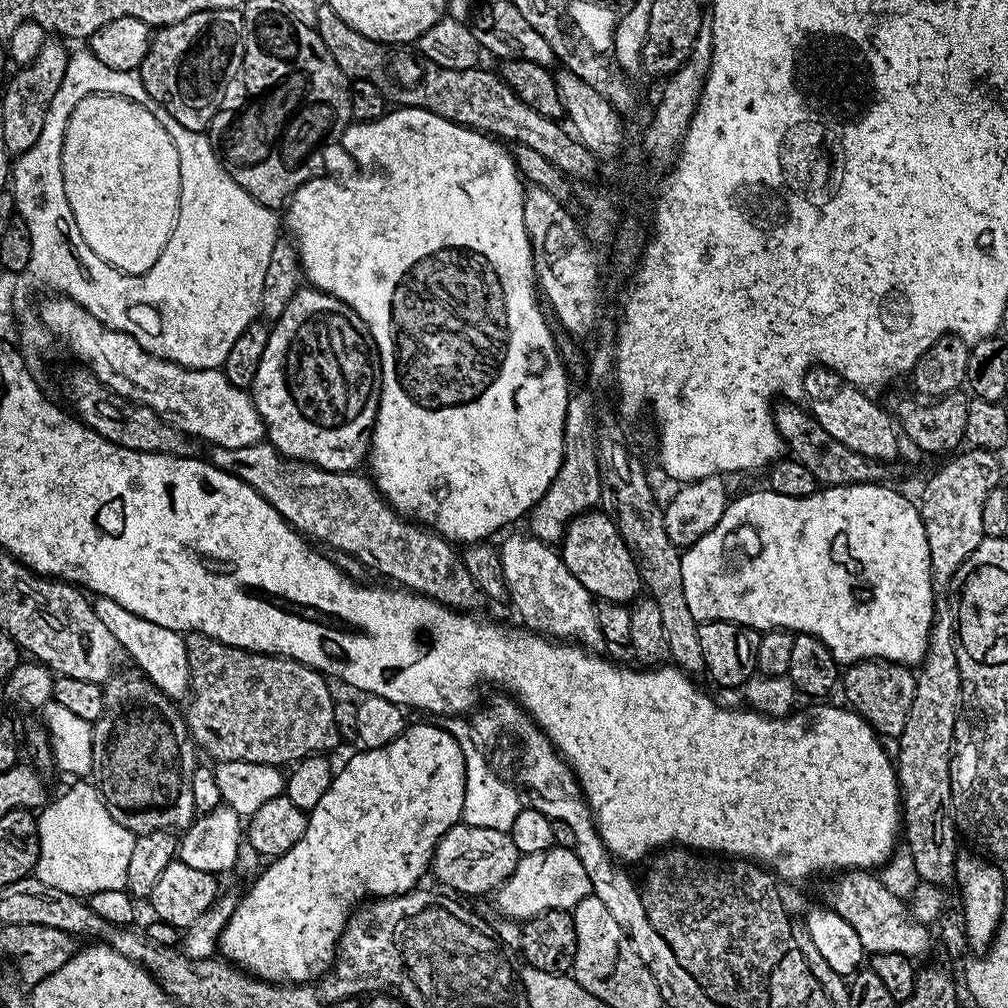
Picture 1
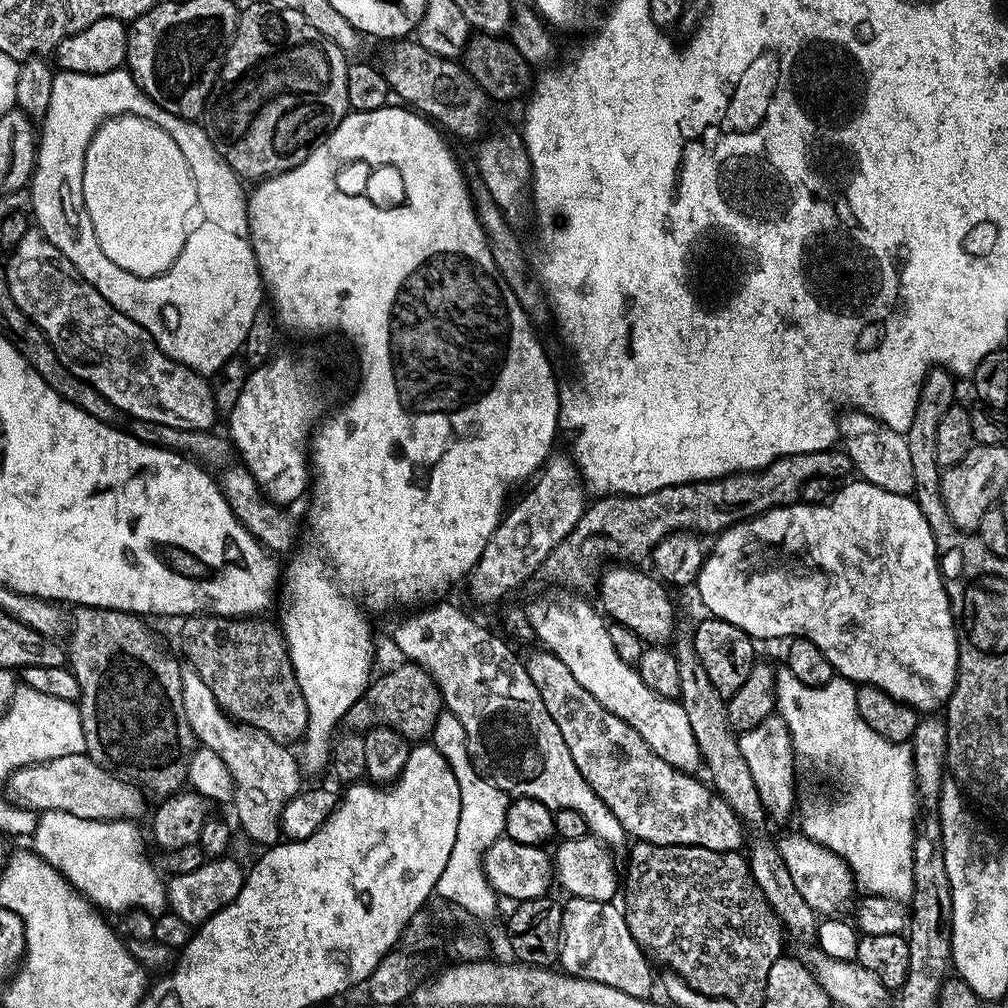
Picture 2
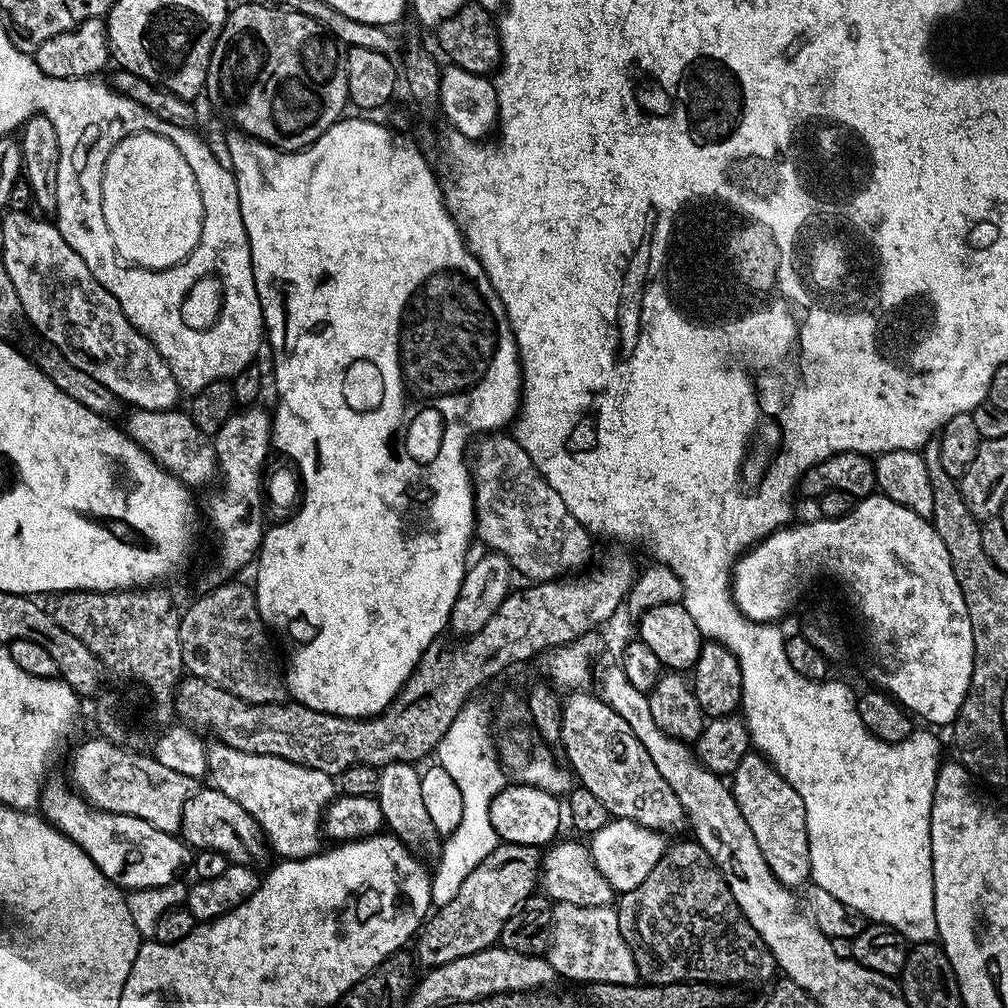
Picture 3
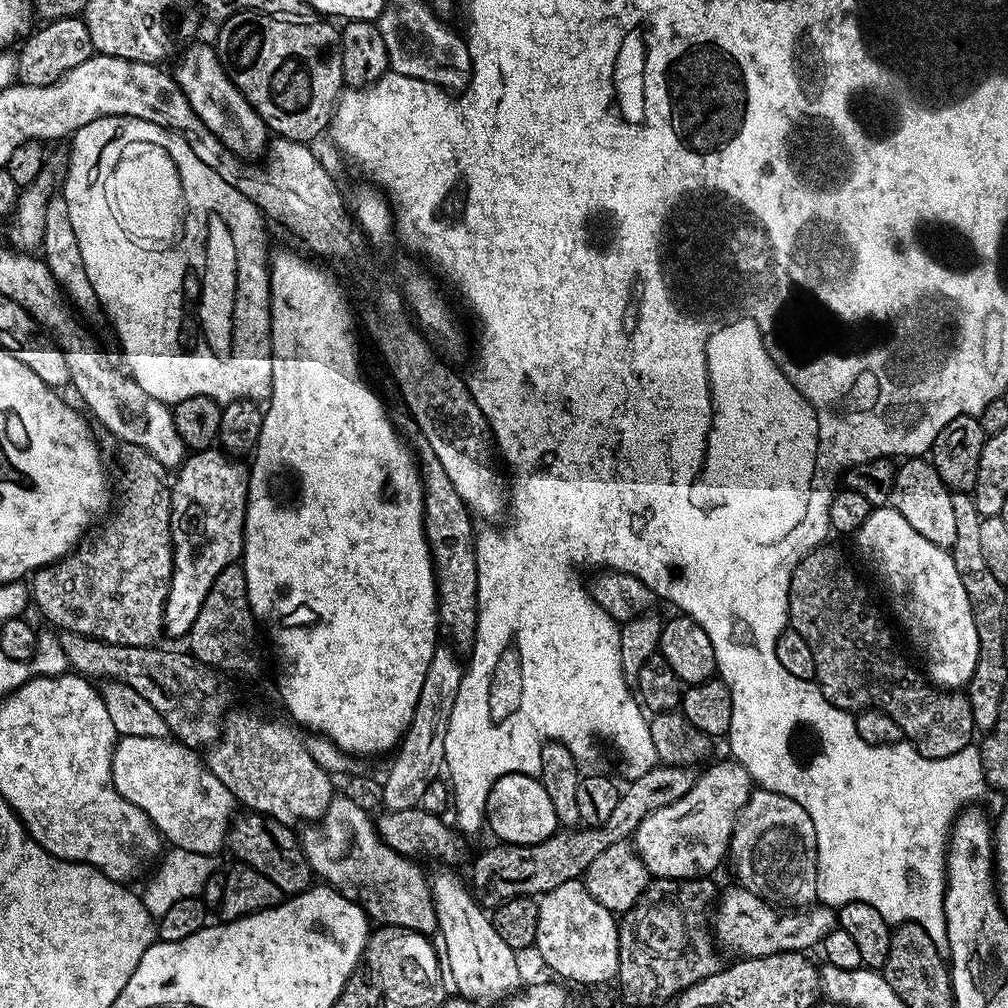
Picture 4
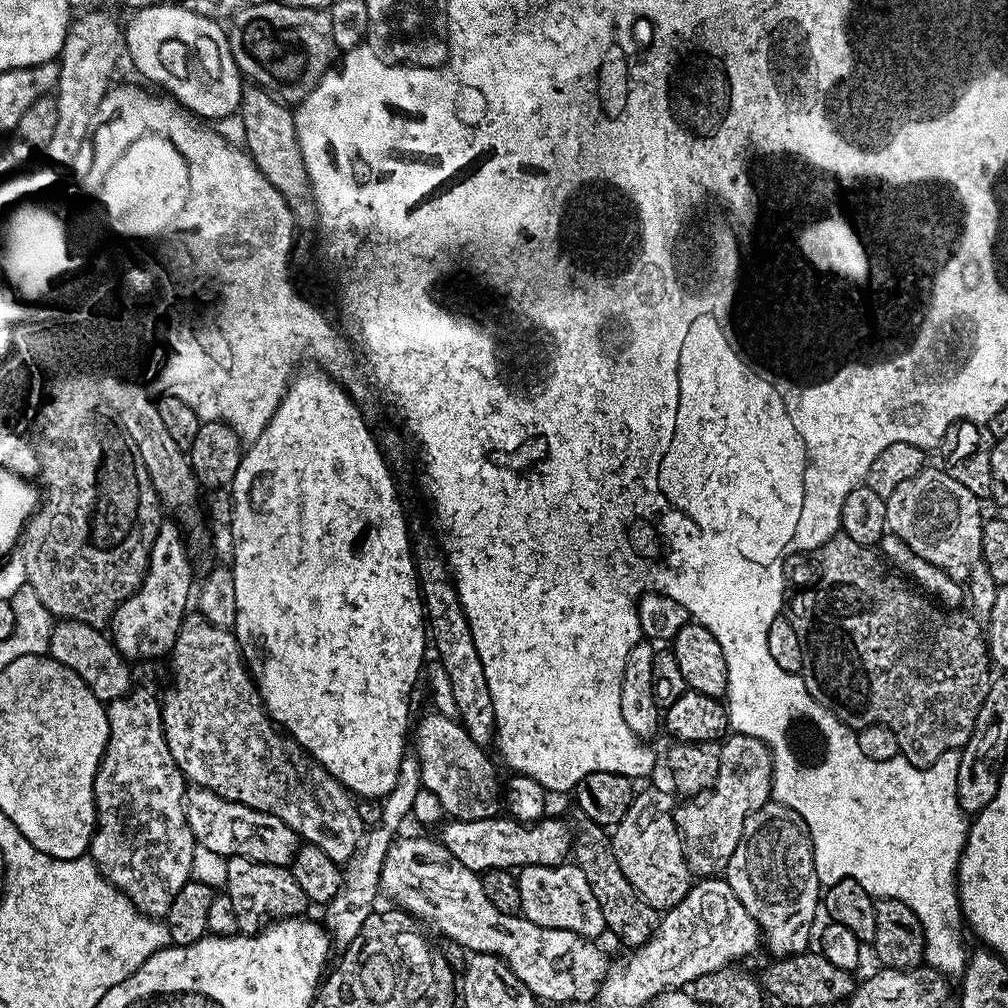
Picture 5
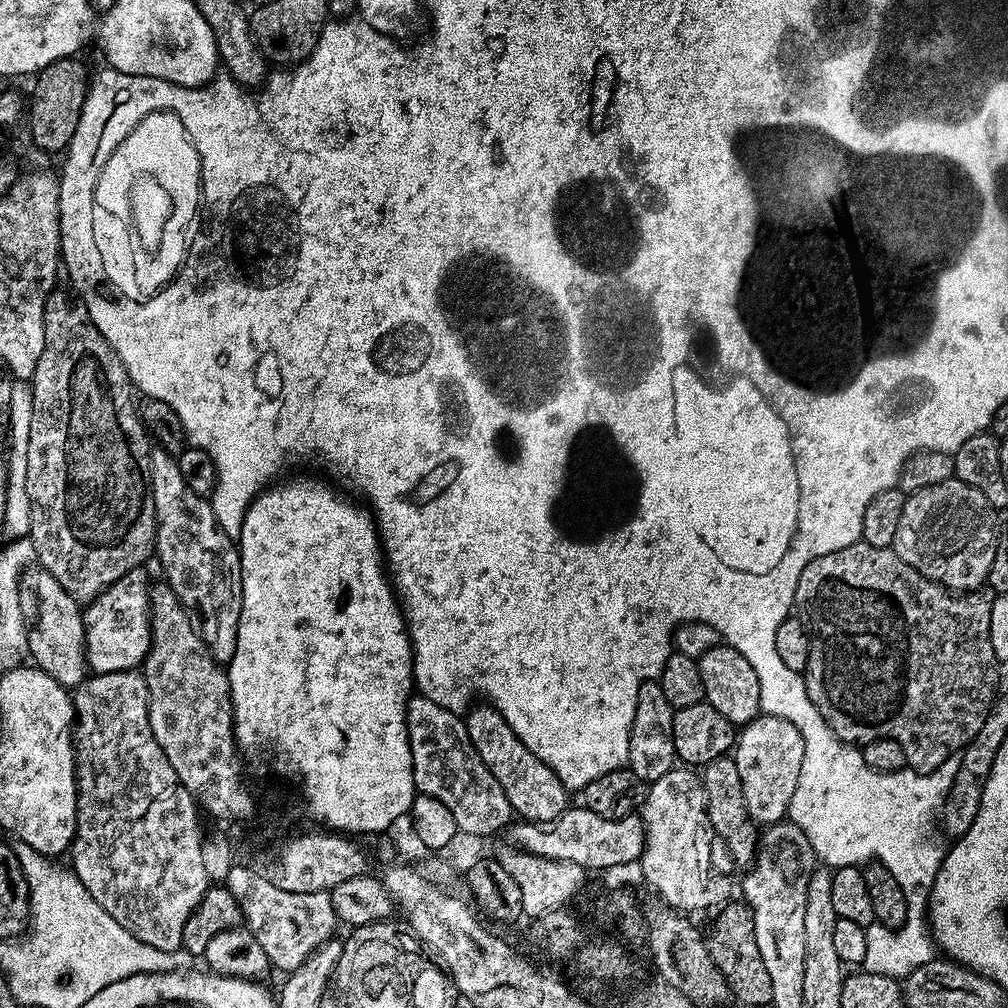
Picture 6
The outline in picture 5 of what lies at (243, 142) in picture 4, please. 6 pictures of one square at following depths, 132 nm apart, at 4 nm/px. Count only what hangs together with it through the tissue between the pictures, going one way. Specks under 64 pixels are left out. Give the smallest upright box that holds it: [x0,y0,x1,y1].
[122,2,245,122]

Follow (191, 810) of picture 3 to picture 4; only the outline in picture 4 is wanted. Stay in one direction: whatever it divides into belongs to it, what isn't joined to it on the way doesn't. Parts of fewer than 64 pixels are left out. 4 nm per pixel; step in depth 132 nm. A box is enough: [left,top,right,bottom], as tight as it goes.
[227,811,314,893]

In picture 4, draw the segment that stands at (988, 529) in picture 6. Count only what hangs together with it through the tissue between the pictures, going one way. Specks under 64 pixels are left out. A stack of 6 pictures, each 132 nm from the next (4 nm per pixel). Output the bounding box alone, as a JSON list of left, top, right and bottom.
[888,458,956,549]

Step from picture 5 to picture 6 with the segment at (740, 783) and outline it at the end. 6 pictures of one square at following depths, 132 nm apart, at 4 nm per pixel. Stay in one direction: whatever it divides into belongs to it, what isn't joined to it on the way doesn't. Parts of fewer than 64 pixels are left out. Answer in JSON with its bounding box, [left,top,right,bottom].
[734,714,803,825]

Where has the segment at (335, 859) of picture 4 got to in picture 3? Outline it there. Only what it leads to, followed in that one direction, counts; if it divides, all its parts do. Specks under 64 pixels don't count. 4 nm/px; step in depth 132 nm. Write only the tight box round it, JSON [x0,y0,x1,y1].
[207,742,338,860]

